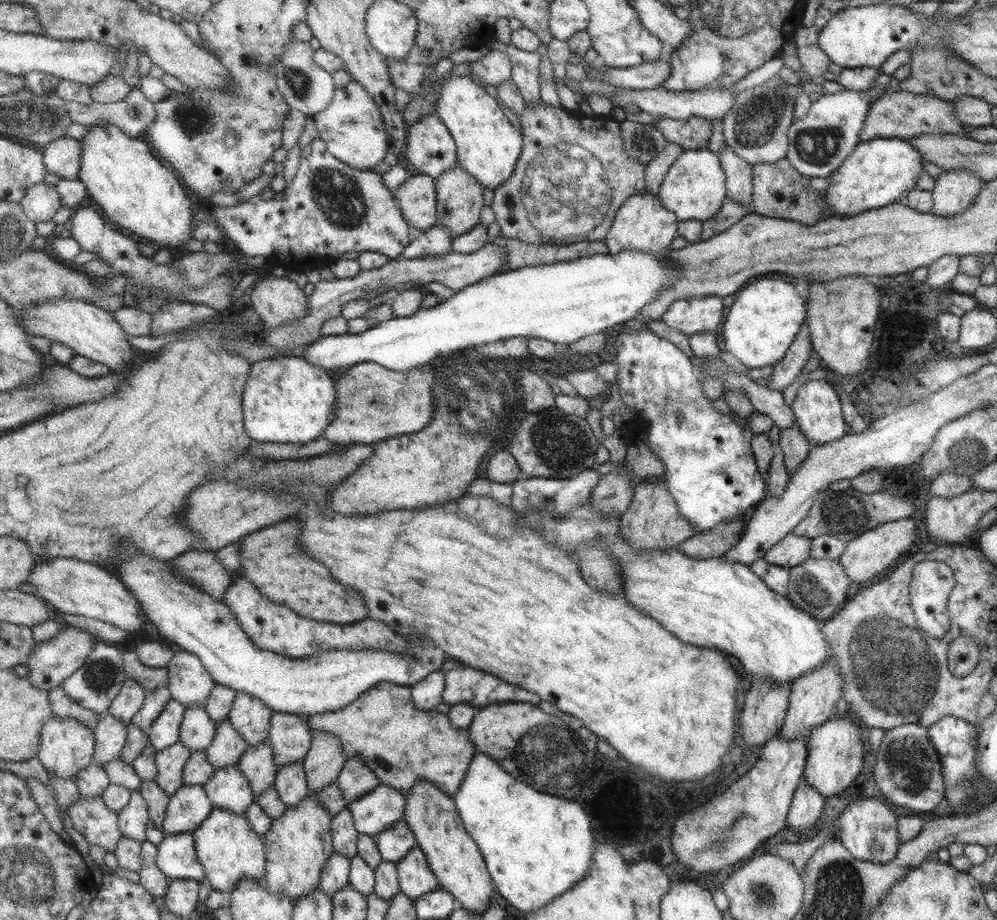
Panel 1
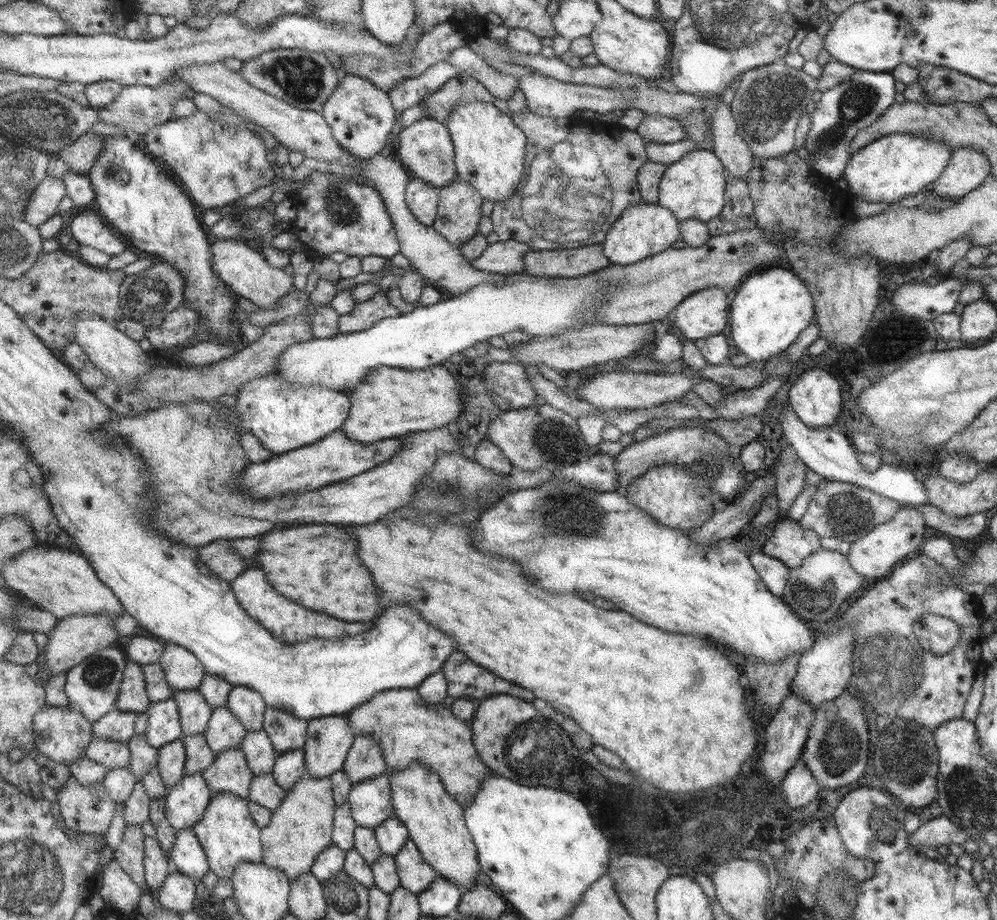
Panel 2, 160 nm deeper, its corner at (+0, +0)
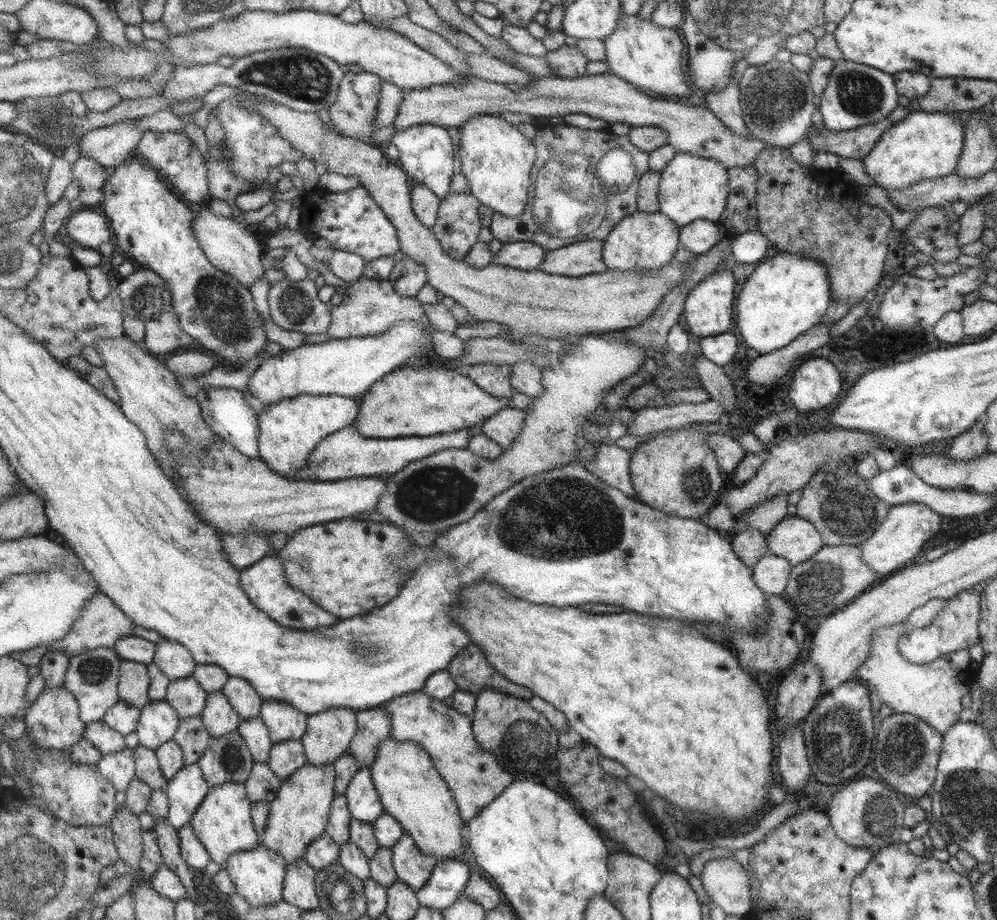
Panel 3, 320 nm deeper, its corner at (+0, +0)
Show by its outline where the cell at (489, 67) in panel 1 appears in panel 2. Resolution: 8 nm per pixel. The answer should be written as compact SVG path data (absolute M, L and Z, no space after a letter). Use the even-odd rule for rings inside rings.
M446 60L438 62L433 66L430 66L421 76L403 80L398 87L395 87L392 91L388 92L392 103L394 104L396 112L400 115L408 108L422 104L422 102L431 94L435 94L453 75L463 75L465 72L460 72L452 64L449 64Z

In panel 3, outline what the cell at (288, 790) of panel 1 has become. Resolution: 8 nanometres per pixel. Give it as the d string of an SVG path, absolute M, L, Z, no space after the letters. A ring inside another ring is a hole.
M287 740L281 744L274 744L268 764L272 772L284 781L301 770L307 762L302 740Z

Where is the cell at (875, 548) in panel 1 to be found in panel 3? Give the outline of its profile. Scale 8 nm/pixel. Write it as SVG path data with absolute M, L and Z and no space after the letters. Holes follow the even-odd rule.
M906 502L905 504L890 505L883 522L873 531L870 538L859 546L862 561L883 578L883 574L887 574L889 570L900 570L917 552L921 553L923 542L927 538L931 538L939 530L939 526L941 526L941 515L923 503Z

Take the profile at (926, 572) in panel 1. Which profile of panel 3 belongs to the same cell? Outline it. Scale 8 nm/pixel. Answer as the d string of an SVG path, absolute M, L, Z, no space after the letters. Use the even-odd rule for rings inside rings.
M973 589L958 592L946 599L946 605L925 628L915 628L897 638L897 651L909 664L923 665L930 663L940 655L947 655L975 646L980 640L978 623L981 621L980 594Z

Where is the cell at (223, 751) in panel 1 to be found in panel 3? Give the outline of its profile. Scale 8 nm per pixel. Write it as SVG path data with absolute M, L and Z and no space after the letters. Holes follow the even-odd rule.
M222 690L208 693L206 707L201 717L212 738L237 732L242 721L240 714L233 708L228 696Z

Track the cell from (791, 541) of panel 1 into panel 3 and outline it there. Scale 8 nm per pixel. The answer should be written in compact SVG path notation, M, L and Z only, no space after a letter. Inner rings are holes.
M797 515L781 520L766 539L767 554L780 556L791 566L805 563L824 545L818 529Z

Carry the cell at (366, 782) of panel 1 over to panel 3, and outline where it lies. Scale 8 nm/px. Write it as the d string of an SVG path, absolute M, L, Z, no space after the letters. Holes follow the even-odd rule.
M381 707L358 713L358 732L348 753L355 756L360 769L371 768L375 762L379 744L391 737L391 722L390 714Z

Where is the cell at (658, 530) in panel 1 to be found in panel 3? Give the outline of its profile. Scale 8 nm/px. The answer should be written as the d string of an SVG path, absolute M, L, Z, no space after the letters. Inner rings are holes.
M695 423L690 429L672 429L672 434L668 436L657 433L655 437L634 445L628 462L631 484L636 492L634 498L671 516L699 519L706 514L713 506L723 482L719 476L721 472L717 468L718 462L715 462L715 452L706 443L706 433L709 432L702 432L698 423Z

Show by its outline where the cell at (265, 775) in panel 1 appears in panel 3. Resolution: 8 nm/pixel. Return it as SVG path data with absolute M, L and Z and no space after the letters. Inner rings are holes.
M259 716L249 720L243 719L240 724L238 732L249 746L254 762L268 763L274 743L265 721Z

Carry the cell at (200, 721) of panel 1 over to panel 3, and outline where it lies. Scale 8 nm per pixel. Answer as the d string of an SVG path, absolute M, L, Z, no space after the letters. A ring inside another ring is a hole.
M193 676L174 680L168 688L166 700L174 705L179 716L191 718L201 715L206 707L208 692L201 683Z

